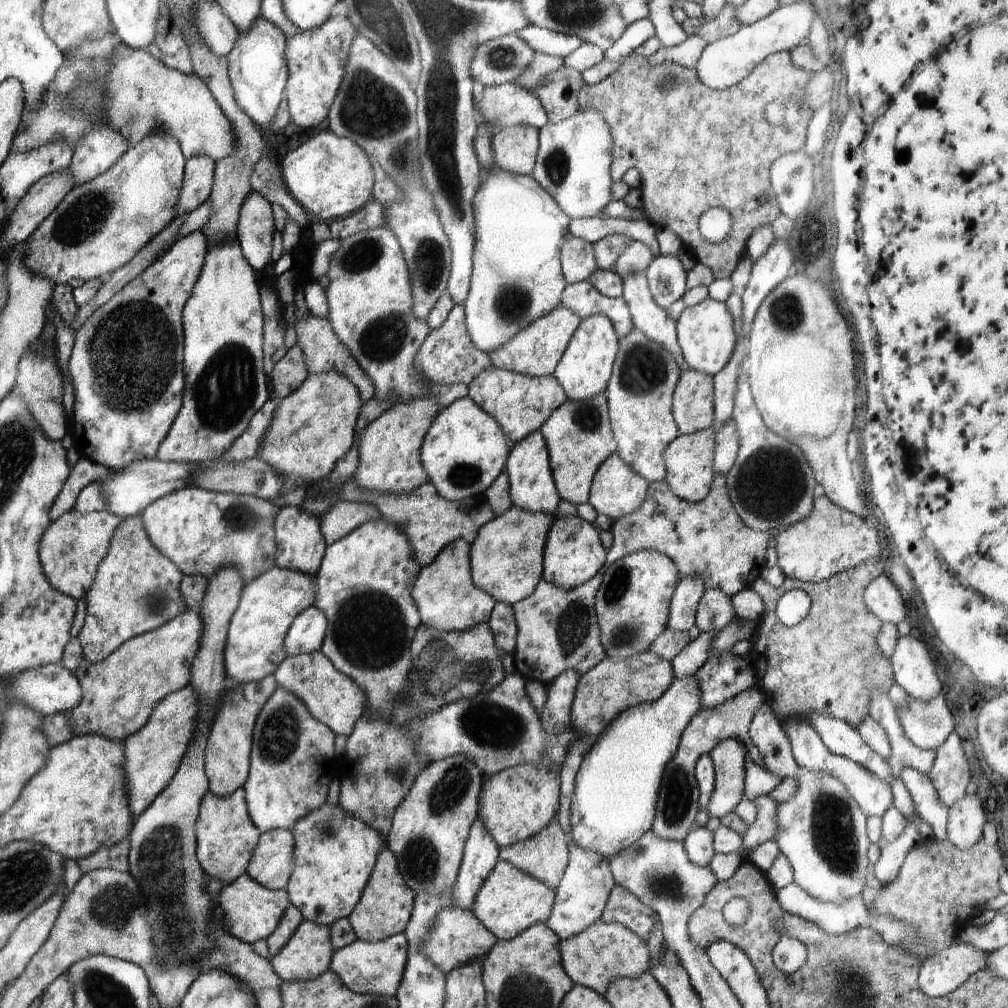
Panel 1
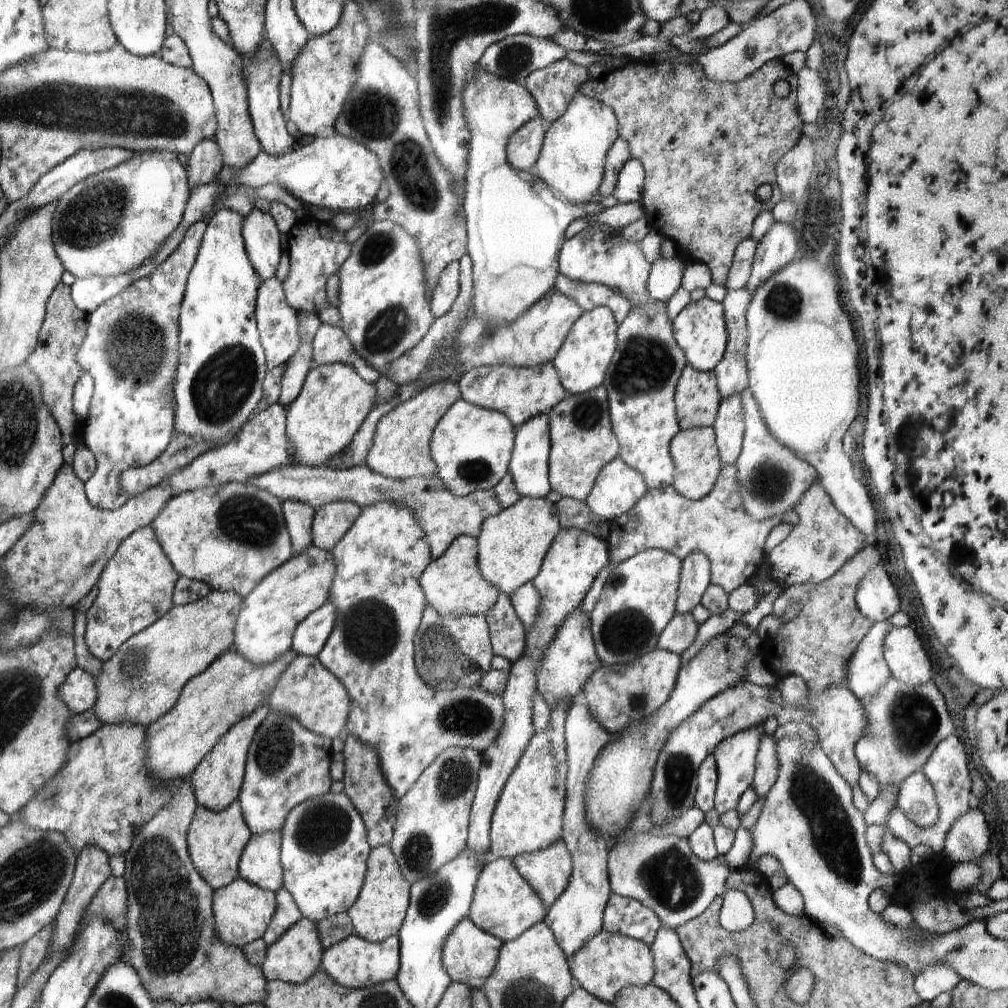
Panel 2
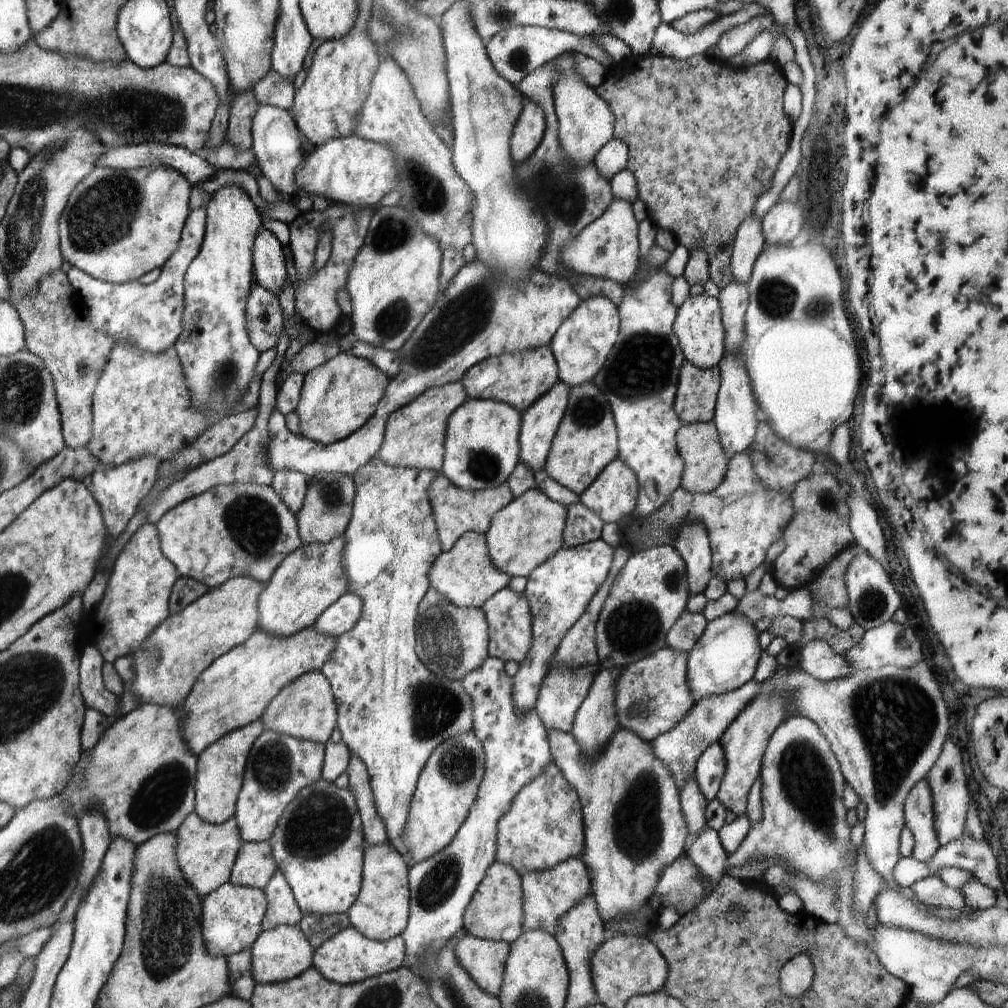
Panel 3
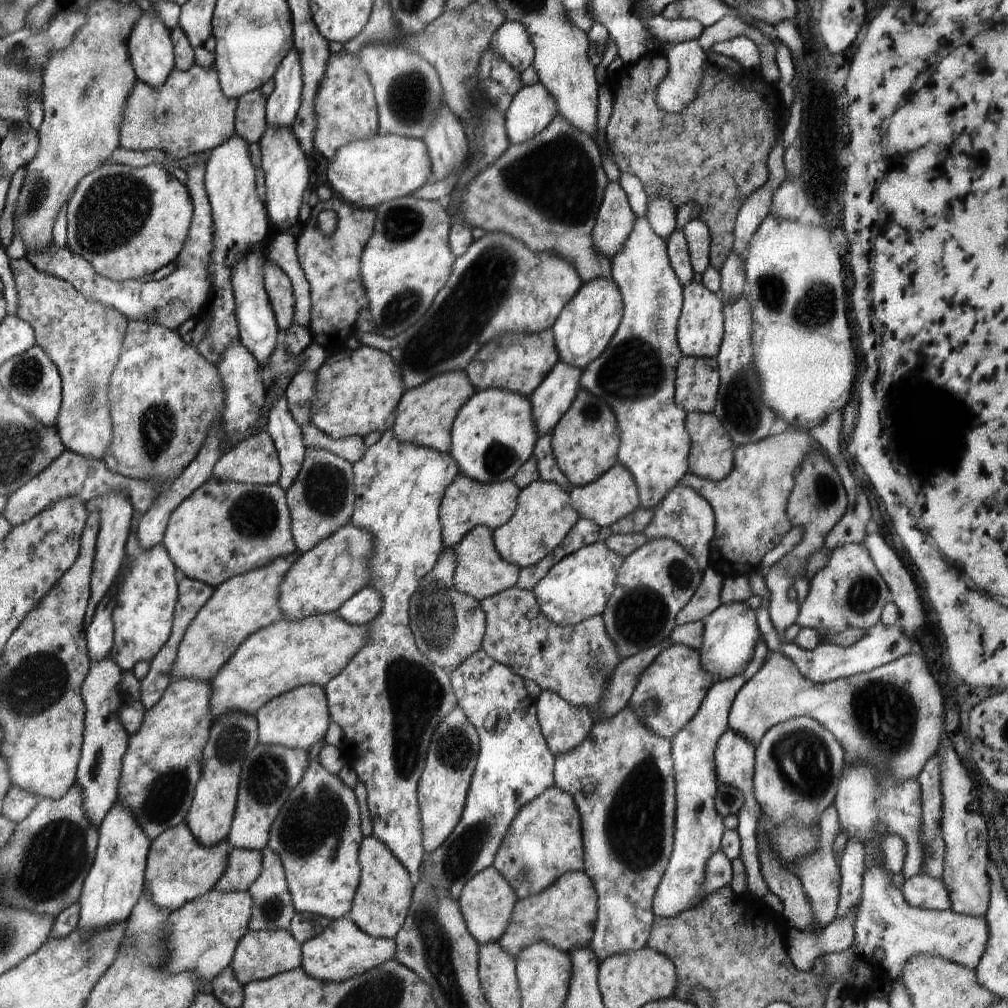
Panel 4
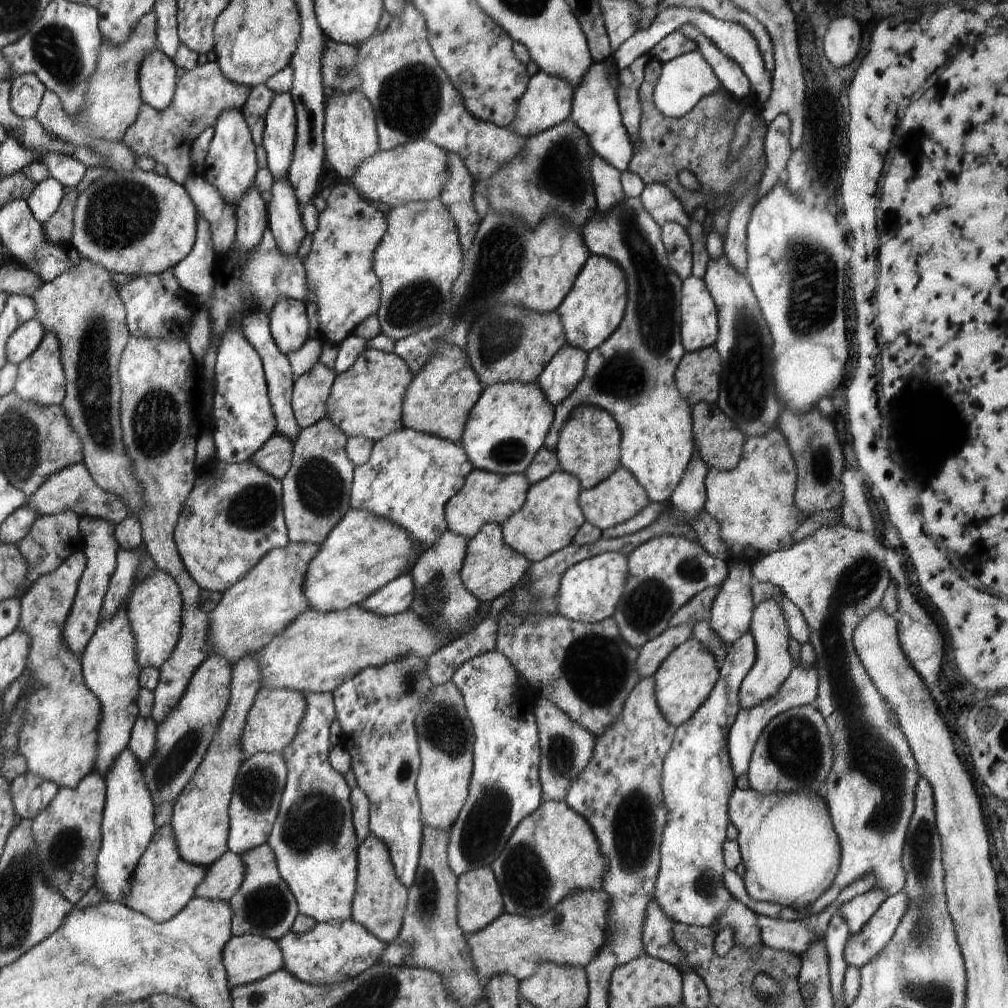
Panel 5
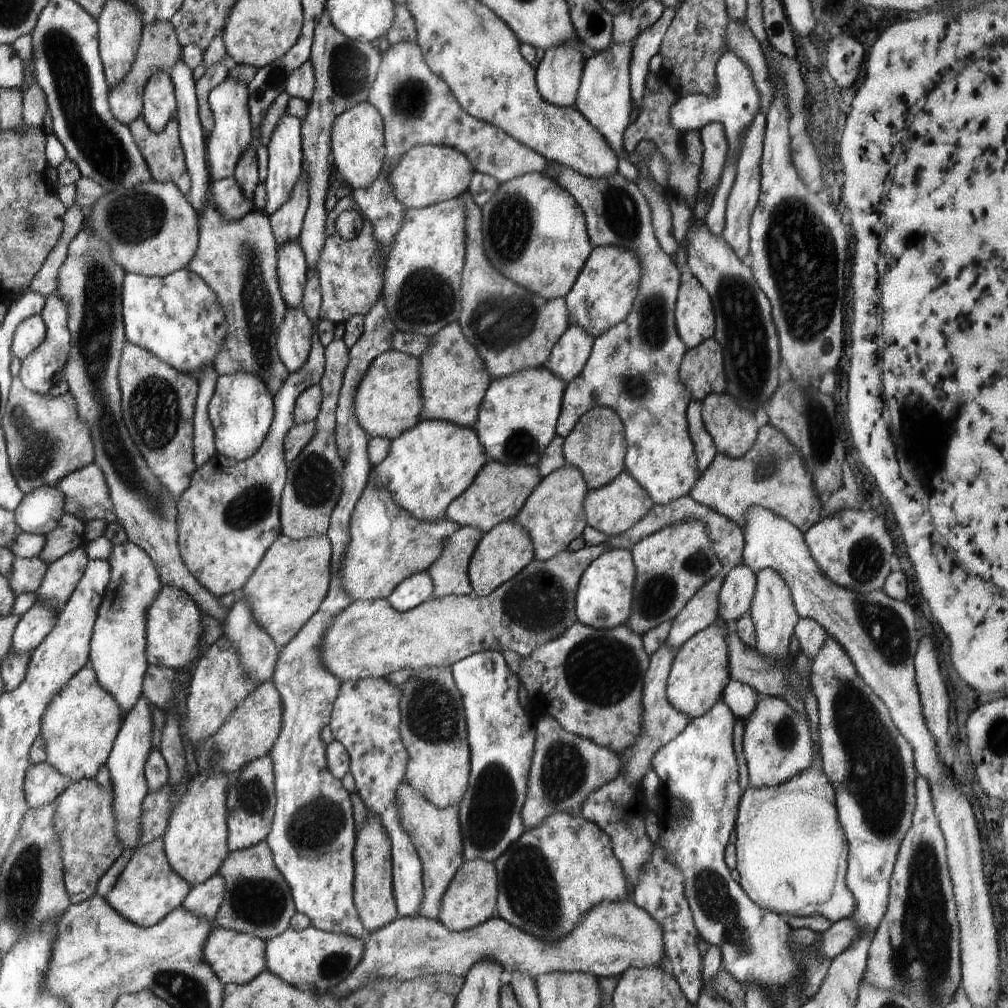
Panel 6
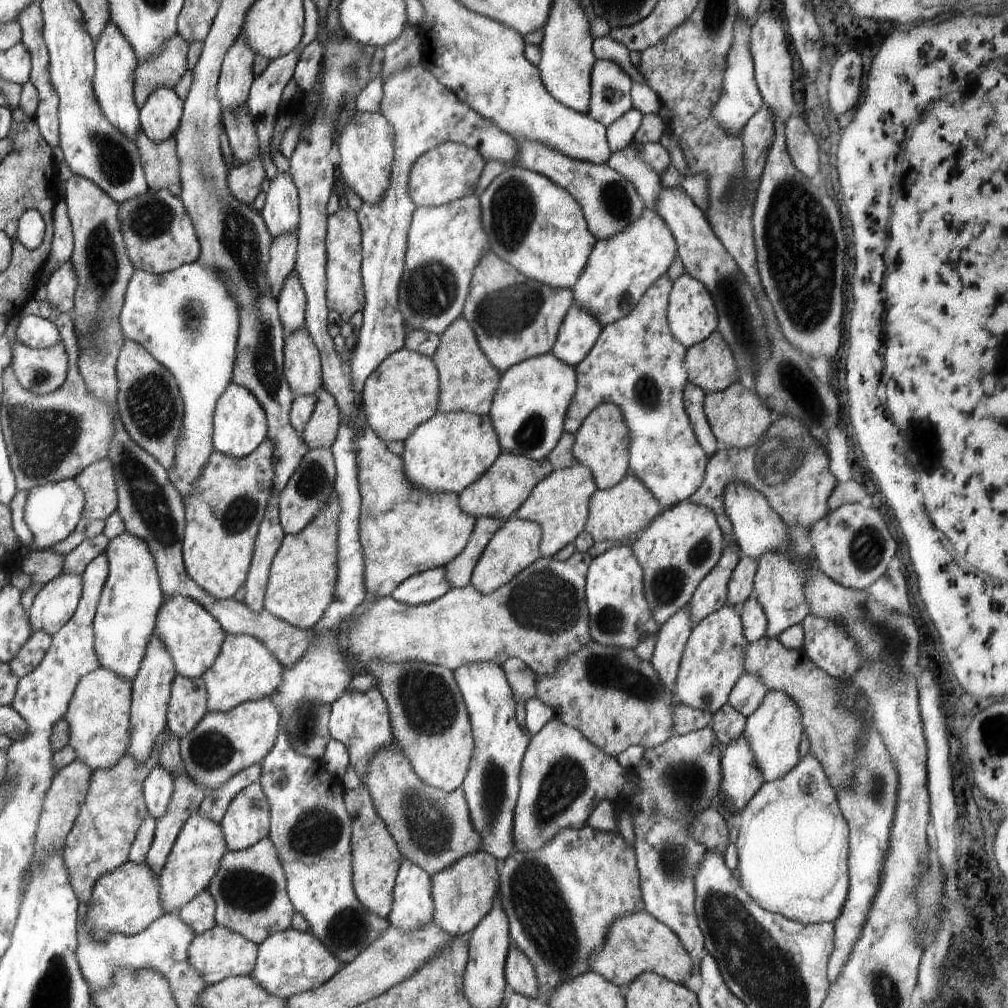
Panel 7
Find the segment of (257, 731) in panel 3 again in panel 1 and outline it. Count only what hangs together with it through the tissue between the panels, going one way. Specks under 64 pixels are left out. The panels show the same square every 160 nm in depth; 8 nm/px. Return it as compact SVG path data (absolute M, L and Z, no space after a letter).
M273 675L260 681L242 683L230 695L226 695L220 710L212 720L207 739L206 774L210 780L210 792L216 797L227 798L244 787L249 774L253 729L260 710L277 690Z

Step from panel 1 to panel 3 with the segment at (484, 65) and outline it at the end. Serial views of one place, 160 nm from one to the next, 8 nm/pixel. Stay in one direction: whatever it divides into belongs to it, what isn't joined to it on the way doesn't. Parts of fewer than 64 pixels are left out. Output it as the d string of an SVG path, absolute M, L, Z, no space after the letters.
M514 26L500 30L494 38L485 44L488 60L501 78L512 85L520 83L526 74L538 70L548 62L556 61L565 52L581 53L603 65L607 70L615 63L608 58L608 54L598 46L590 36L576 36L562 30L550 30L540 26Z

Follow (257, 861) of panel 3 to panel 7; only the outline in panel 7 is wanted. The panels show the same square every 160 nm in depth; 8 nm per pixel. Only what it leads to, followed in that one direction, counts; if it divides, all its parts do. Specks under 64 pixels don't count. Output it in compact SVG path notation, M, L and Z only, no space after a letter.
M205 889L203 893L192 898L191 902L184 904L178 915L187 926L192 928L195 935L198 935L211 930L216 925L215 908L214 898Z

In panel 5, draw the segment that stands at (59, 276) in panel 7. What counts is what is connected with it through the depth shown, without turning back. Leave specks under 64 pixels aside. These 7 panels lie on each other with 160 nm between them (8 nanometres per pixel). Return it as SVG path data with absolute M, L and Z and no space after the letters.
M46 331L39 348L18 365L14 391L20 398L44 406L60 405L65 397L66 383L59 338Z

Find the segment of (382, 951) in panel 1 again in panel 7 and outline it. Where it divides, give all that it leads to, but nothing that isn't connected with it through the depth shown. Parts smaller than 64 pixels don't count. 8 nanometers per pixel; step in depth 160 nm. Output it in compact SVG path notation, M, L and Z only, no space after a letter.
M290 928L275 933L258 945L258 956L251 976L268 994L288 999L324 985L341 966L340 958L336 958L311 931L298 932Z

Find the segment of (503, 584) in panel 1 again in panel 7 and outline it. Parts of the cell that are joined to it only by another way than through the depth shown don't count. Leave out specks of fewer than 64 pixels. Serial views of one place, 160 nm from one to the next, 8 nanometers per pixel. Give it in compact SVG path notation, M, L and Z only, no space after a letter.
M576 462L566 469L553 470L533 490L528 499L513 514L514 518L537 523L541 527L541 542L539 550L541 557L554 557L564 546L574 543L574 540L585 531L589 516L590 498L597 492L592 472Z

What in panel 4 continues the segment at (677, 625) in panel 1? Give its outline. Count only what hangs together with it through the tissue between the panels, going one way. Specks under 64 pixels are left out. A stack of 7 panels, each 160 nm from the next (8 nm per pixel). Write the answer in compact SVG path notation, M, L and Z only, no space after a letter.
M678 483L655 508L655 515L643 530L647 540L669 538L693 554L701 571L708 566L709 544L715 538L715 514L710 503L693 488Z

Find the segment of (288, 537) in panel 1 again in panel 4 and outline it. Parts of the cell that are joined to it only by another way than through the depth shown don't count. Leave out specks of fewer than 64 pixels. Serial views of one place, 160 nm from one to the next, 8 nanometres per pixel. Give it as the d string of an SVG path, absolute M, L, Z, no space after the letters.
M282 394L272 404L272 408L268 412L268 422L266 422L267 432L272 436L280 468L282 468L277 484L284 492L296 480L306 452L300 426L290 414L288 404L286 404L286 396Z

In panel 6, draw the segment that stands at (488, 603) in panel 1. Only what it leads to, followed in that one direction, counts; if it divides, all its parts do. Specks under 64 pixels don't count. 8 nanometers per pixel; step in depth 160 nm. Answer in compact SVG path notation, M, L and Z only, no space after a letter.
M504 521L486 531L477 544L471 556L468 576L473 591L479 597L488 596L501 584L514 578L523 568L526 568L535 557L531 536L528 531L514 521Z

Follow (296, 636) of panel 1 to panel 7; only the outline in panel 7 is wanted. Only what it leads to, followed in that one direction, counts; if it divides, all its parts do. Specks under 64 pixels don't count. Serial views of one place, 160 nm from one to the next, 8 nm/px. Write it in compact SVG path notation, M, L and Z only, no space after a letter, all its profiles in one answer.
M444 566L422 572L404 580L392 592L391 598L402 604L422 605L433 602L451 590L446 582L446 568Z

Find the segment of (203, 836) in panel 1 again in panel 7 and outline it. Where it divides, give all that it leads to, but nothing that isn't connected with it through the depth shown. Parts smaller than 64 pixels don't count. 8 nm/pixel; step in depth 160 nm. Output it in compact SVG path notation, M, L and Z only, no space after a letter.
M129 860L119 869L100 878L95 885L91 901L87 904L86 932L100 942L104 942L110 934L118 932L125 936L143 933L152 922L165 914L160 882L146 862L135 864Z

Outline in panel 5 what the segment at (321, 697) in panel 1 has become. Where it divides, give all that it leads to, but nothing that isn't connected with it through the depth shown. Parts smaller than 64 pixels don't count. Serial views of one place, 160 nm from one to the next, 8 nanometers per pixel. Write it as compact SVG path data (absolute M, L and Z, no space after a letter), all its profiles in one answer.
M286 687L260 688L240 733L243 758L250 758L259 752L282 754L288 743L292 742L304 711L305 698L301 692Z

